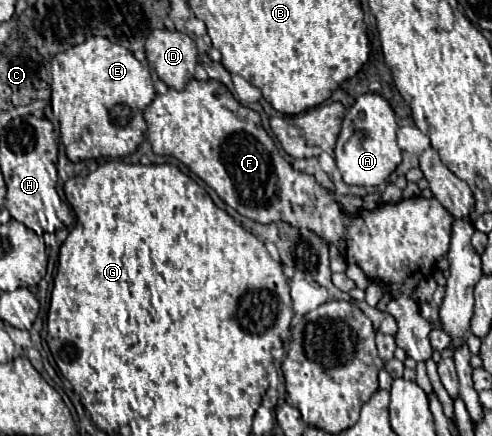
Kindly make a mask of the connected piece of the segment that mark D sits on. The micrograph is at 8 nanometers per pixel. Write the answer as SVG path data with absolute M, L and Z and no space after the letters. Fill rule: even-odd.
M154 30L146 40L146 58L150 68L156 70L166 86L184 90L184 86L194 78L198 50L188 34Z

